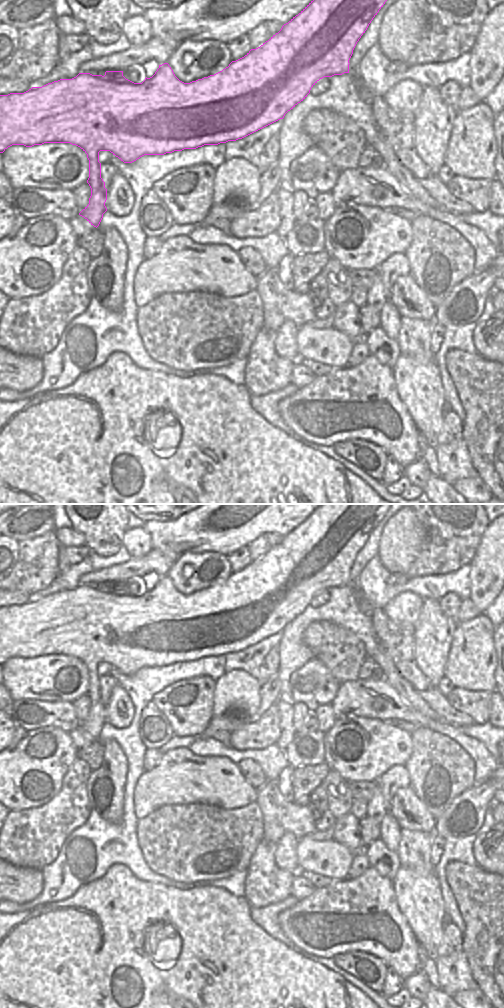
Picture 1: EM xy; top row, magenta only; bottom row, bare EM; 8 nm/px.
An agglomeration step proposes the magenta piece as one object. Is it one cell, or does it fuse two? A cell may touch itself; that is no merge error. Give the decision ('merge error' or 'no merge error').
no merge error

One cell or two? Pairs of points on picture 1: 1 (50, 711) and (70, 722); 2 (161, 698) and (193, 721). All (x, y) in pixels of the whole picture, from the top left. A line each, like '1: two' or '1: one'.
1: one
2: one

